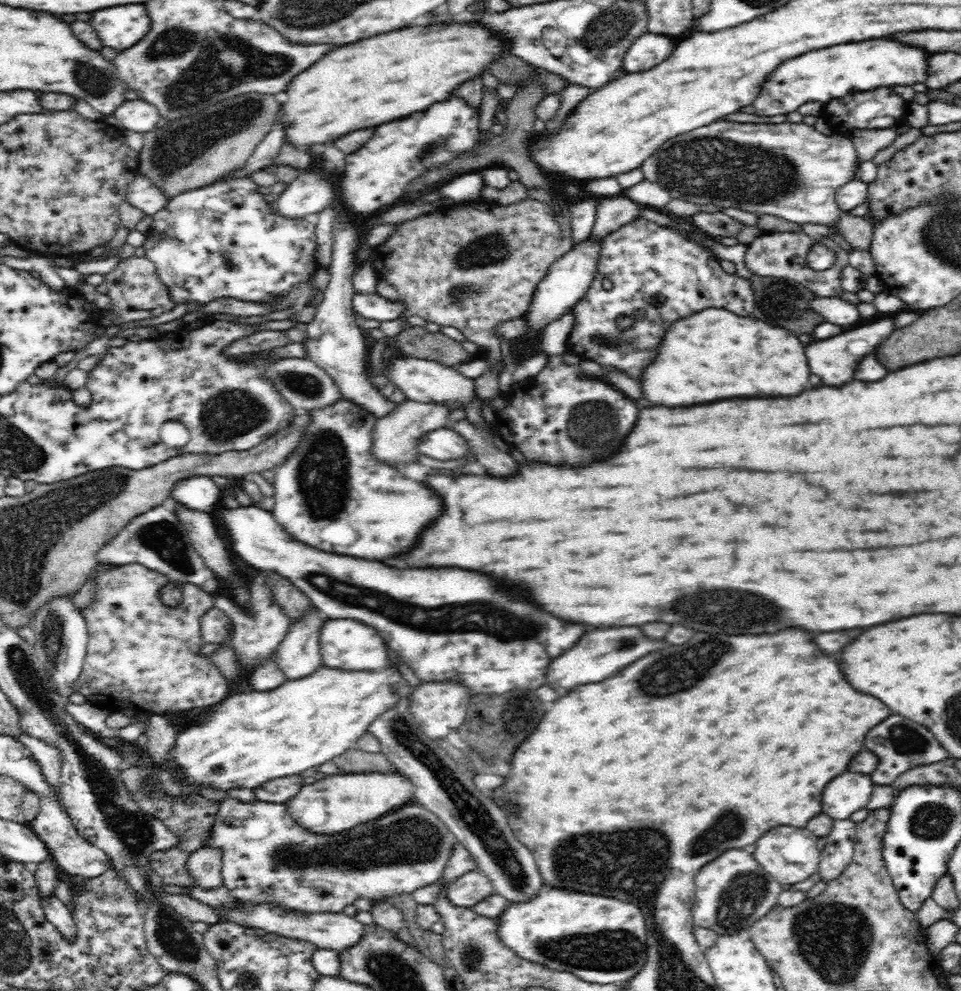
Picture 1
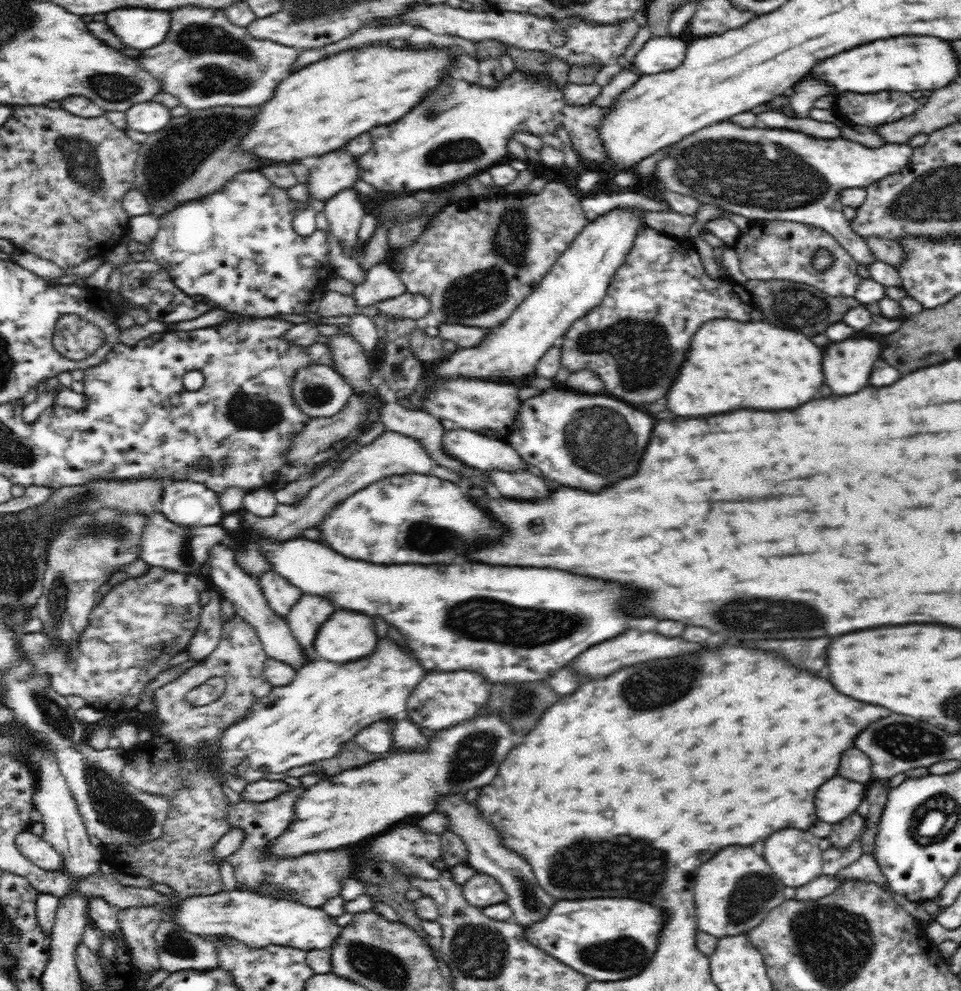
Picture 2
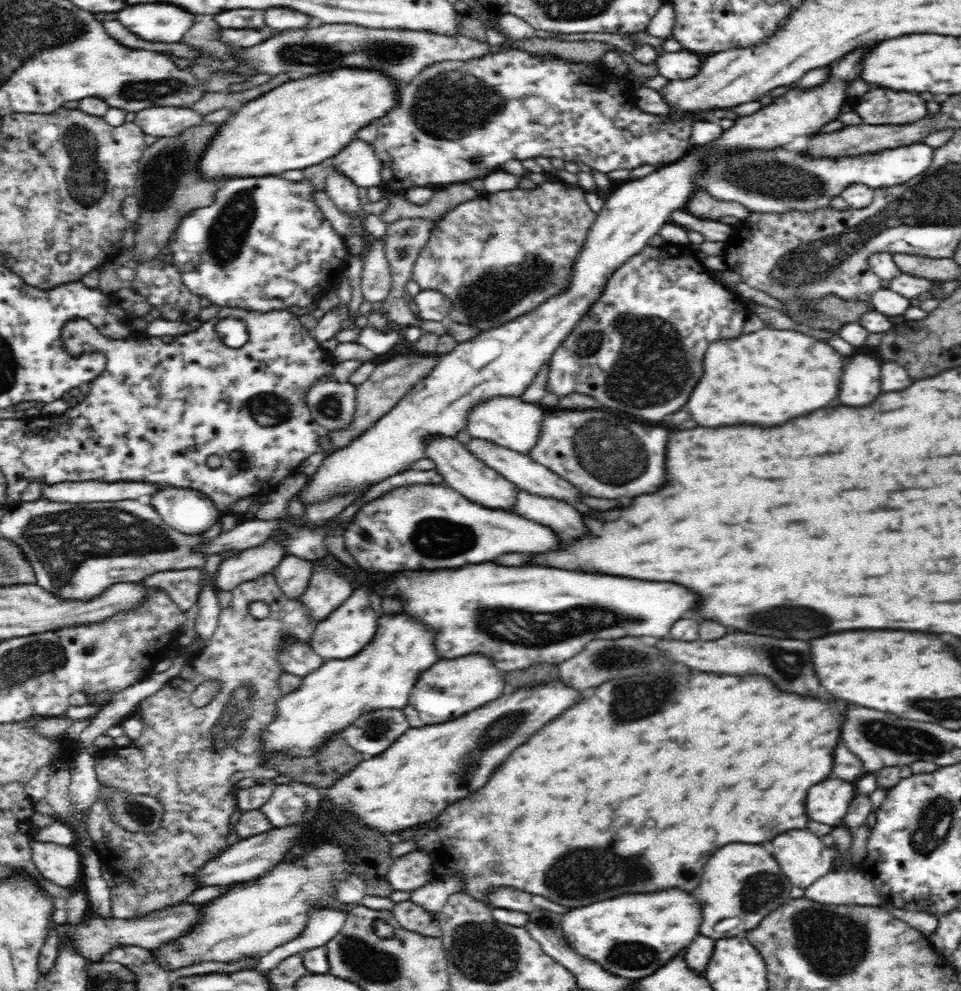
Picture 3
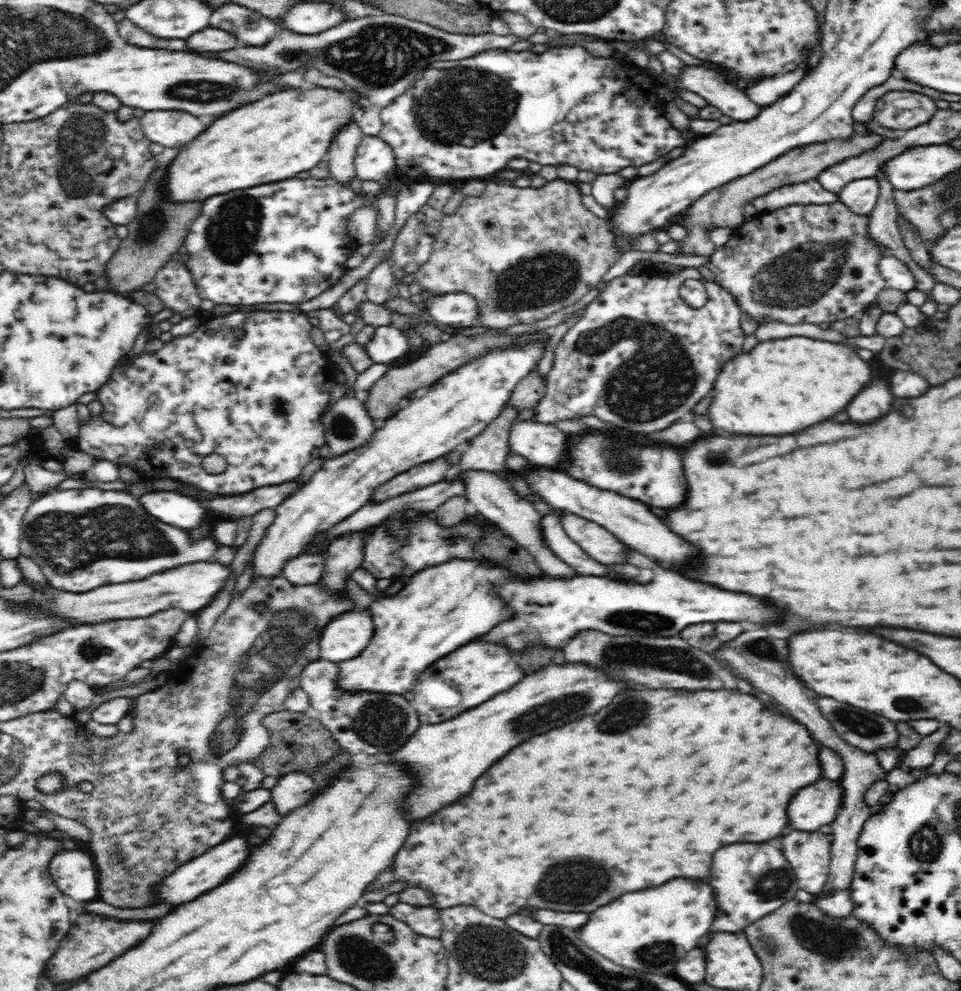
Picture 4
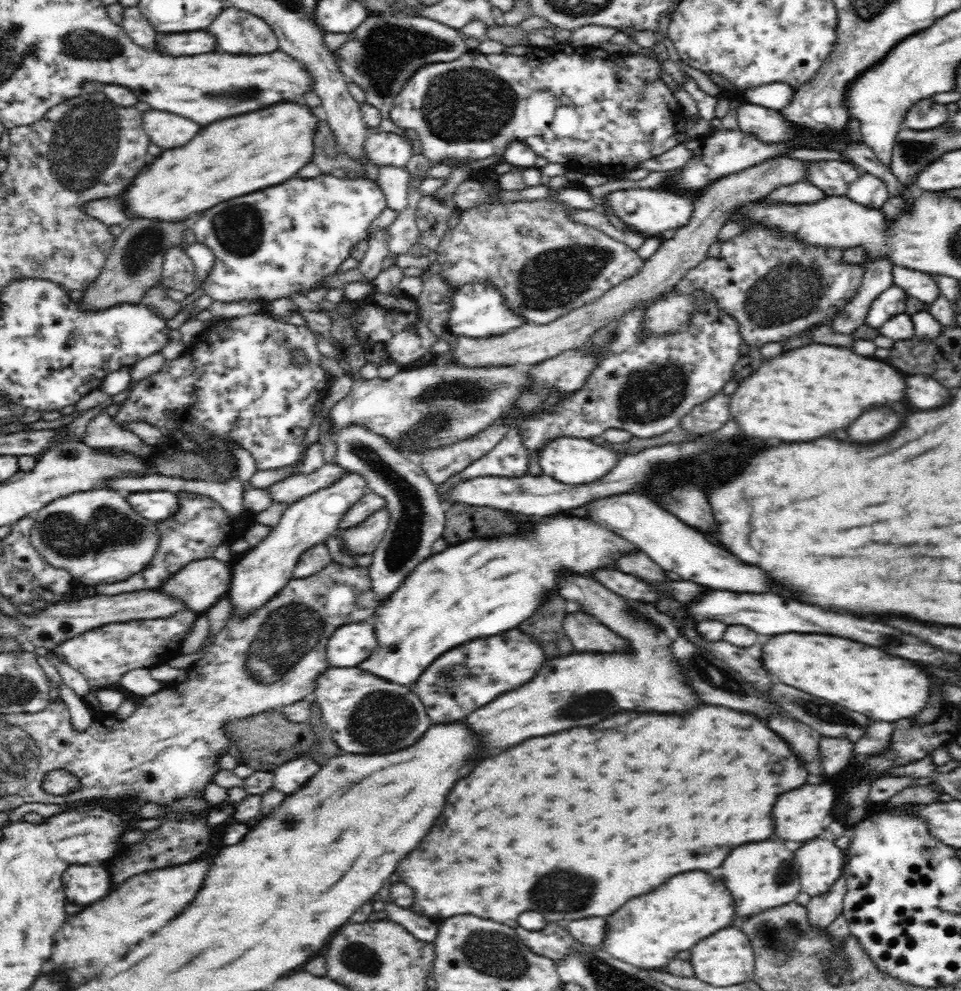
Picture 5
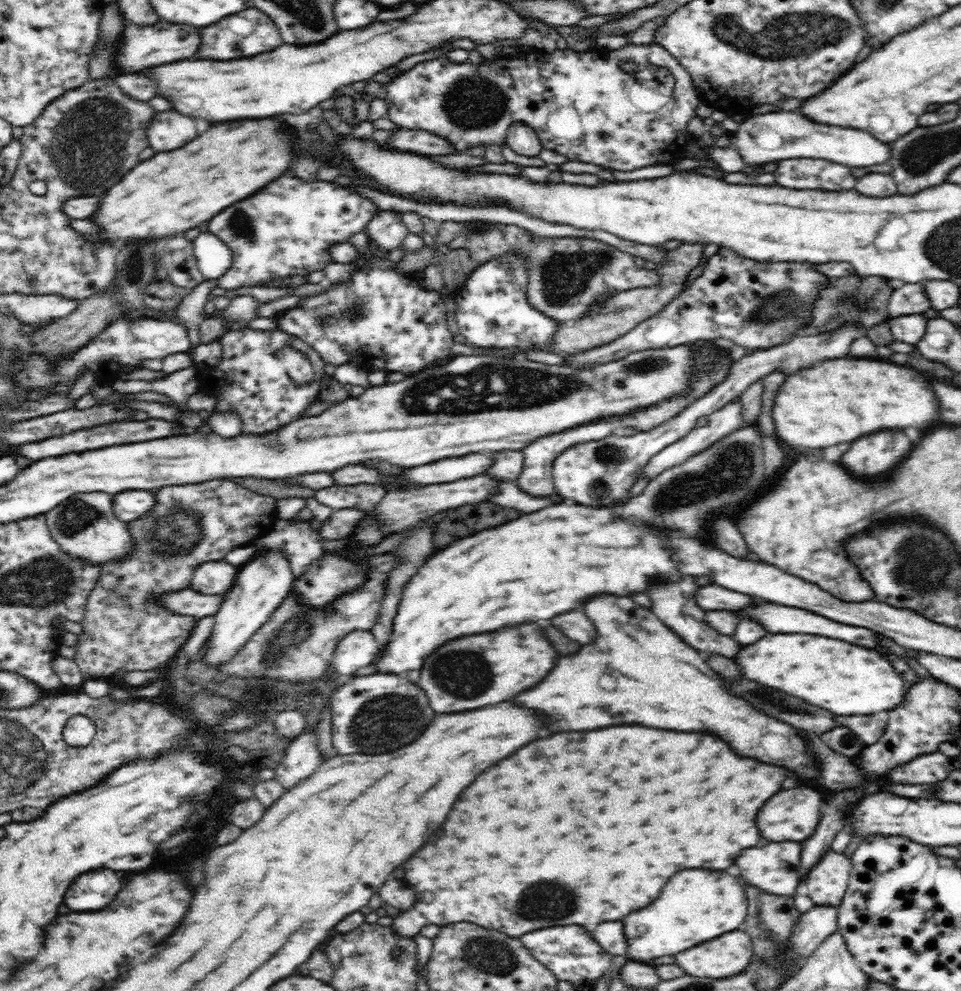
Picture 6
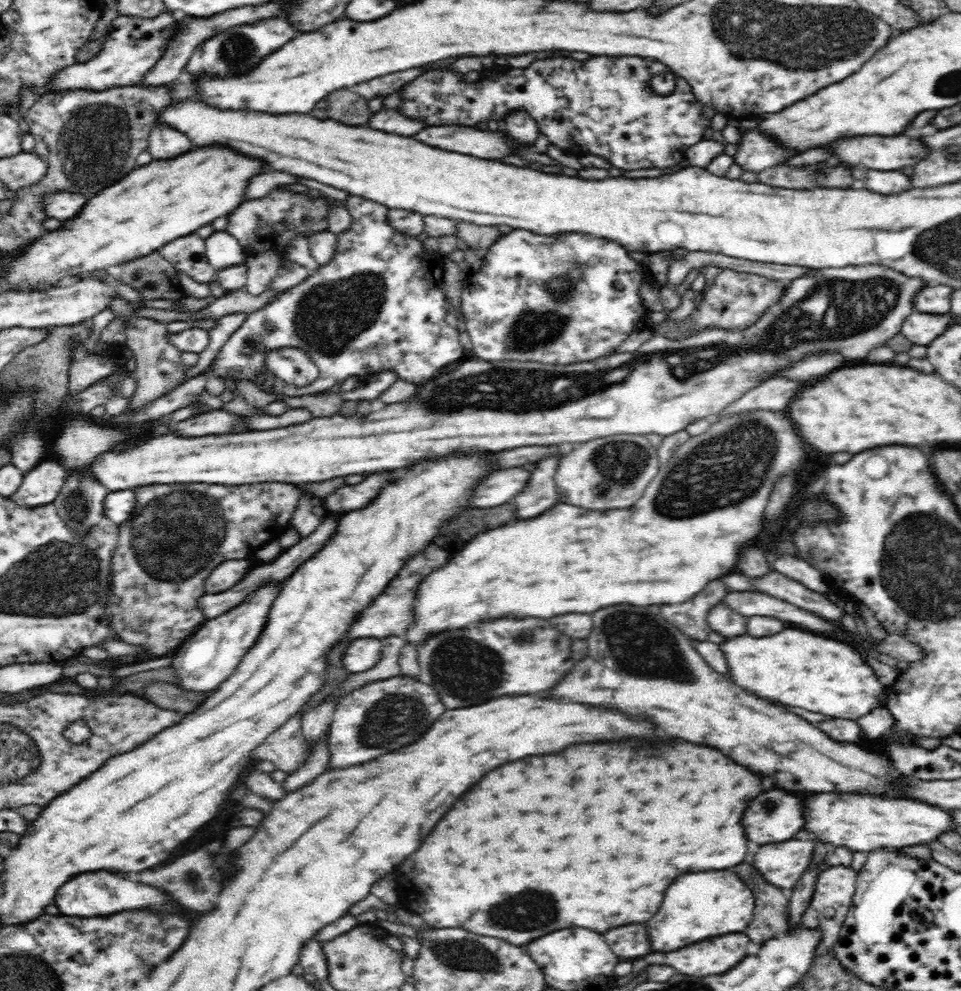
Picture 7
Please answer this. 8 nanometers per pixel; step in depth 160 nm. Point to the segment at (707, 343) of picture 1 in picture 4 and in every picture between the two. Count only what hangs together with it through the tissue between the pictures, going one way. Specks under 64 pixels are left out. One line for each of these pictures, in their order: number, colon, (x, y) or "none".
2: (754, 366)
3: (765, 378)
4: (784, 386)

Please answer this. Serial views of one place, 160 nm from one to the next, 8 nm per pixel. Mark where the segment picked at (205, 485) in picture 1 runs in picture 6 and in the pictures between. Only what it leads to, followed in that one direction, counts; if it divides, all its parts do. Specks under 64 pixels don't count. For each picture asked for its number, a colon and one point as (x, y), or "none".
2: (186, 503)
3: (190, 511)
4: (182, 511)
5: (153, 505)
6: (128, 505)

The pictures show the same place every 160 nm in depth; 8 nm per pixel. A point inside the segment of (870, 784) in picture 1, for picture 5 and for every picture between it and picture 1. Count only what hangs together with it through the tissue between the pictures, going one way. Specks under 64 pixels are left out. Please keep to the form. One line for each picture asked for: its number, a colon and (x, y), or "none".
2: (838, 798)
3: (828, 802)
4: (812, 807)
5: (800, 815)

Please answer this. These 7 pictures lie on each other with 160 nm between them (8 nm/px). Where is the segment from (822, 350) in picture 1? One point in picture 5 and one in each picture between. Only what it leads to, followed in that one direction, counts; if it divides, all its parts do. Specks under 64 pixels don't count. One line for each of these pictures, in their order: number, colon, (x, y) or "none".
2: (847, 365)
3: (861, 384)
4: (874, 401)
5: (877, 424)

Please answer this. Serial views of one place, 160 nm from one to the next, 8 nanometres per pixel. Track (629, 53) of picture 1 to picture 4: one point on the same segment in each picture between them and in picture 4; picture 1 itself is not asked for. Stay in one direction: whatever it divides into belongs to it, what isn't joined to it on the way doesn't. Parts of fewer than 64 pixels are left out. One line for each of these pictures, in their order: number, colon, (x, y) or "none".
2: (659, 54)
3: (683, 64)
4: (712, 86)

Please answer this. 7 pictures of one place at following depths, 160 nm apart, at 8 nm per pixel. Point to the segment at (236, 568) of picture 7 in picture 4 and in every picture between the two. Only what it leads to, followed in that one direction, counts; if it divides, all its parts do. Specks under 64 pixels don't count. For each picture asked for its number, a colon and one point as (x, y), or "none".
4: (191, 587)
5: (201, 584)
6: (217, 577)

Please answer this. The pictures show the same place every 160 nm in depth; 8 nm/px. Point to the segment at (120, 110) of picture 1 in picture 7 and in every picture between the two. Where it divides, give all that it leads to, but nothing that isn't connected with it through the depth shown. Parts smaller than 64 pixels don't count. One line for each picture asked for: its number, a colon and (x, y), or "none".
2: (150, 117)
3: (166, 121)
4: (170, 128)
5: (168, 131)
6: (169, 130)
7: (165, 143)

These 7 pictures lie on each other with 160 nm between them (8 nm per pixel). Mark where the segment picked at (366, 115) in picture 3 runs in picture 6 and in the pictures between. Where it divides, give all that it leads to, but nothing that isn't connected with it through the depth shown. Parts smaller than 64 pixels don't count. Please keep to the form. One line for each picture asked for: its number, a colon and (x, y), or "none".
4: (289, 132)
5: (236, 156)
6: (173, 192)

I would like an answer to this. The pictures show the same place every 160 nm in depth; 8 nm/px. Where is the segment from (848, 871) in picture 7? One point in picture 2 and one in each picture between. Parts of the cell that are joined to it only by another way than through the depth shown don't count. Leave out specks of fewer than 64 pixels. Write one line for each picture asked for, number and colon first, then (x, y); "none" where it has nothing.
2: (795, 856)
3: (803, 857)
4: (808, 853)
5: (821, 863)
6: (826, 885)

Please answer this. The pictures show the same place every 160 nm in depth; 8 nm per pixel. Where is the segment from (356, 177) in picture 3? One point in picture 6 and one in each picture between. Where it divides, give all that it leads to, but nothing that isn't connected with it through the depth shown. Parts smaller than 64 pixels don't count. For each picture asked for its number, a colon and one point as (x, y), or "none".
4: (375, 160)
5: (383, 148)
6: (423, 142)

